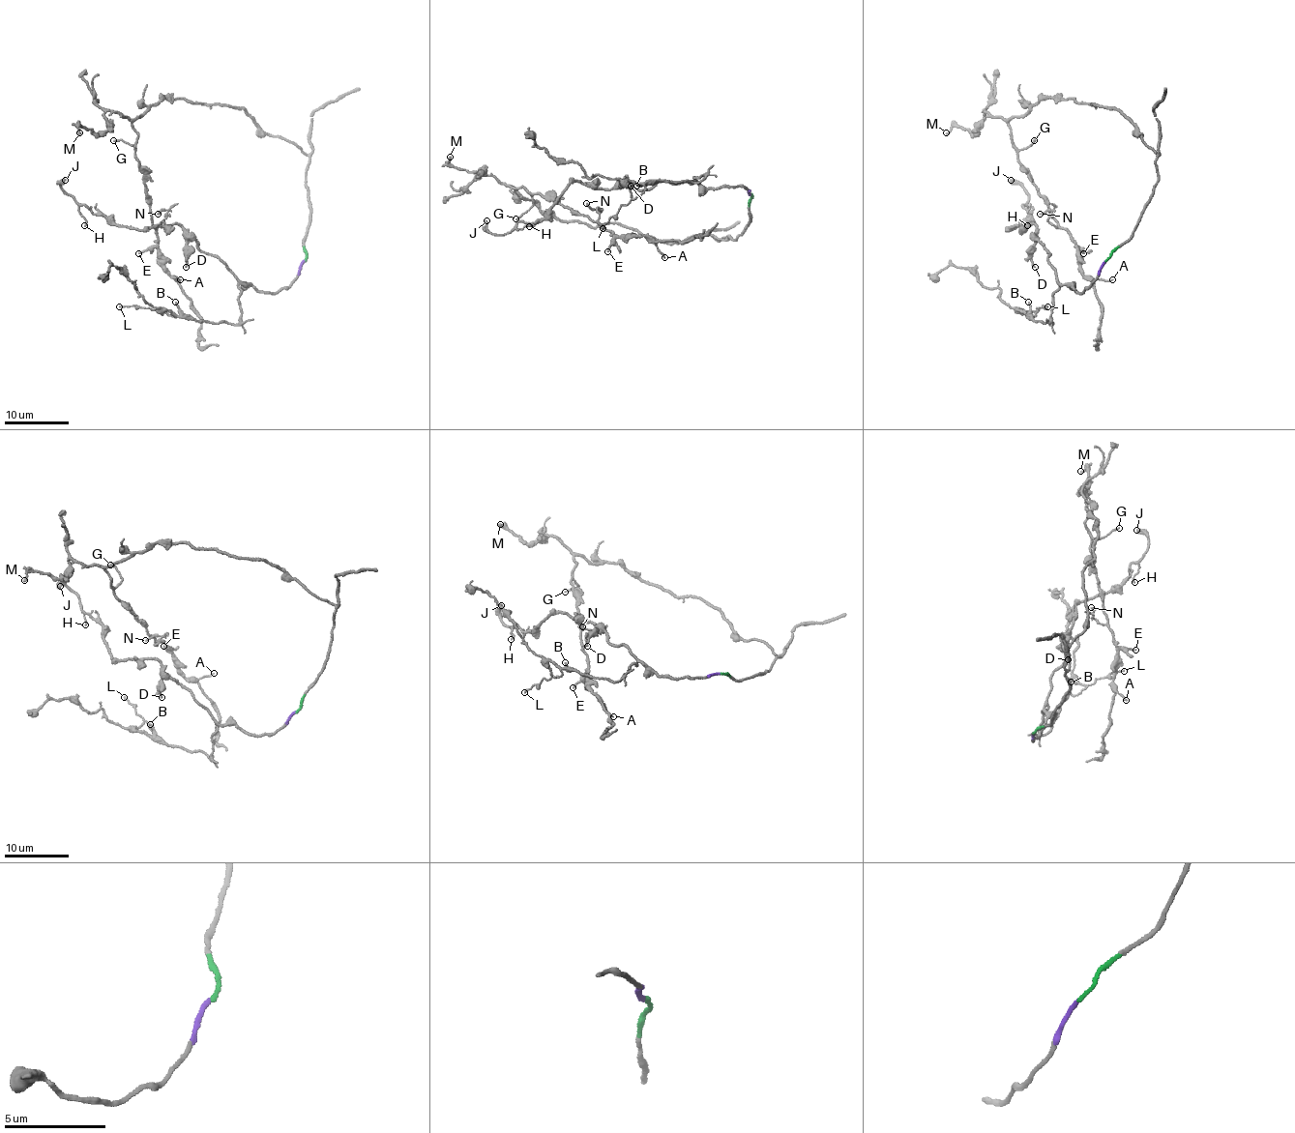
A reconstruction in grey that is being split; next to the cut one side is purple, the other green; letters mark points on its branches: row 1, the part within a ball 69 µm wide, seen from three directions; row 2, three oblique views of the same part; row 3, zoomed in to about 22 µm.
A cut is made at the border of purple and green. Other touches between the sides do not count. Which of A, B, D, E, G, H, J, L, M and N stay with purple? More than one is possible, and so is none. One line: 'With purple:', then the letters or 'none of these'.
With purple: B, D, H, J, L

